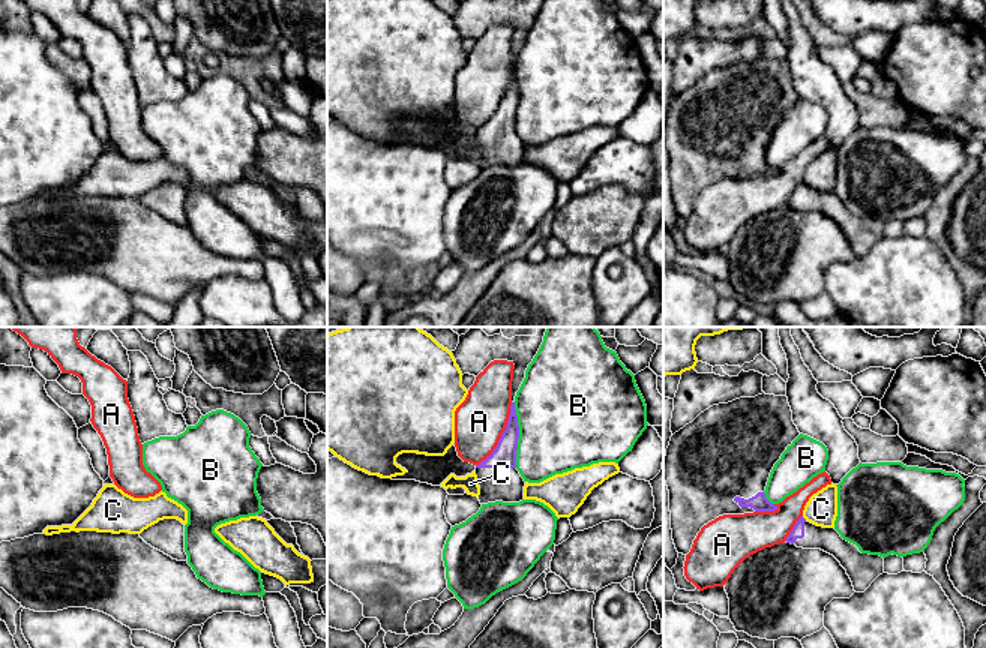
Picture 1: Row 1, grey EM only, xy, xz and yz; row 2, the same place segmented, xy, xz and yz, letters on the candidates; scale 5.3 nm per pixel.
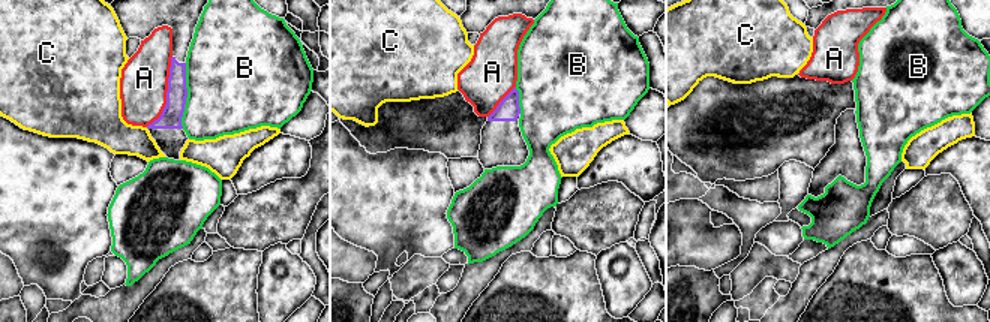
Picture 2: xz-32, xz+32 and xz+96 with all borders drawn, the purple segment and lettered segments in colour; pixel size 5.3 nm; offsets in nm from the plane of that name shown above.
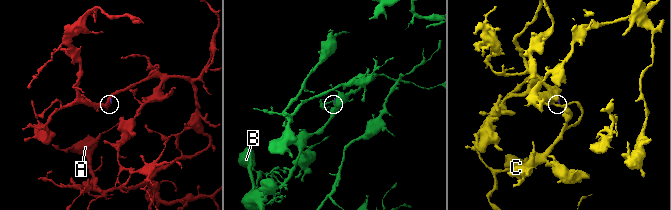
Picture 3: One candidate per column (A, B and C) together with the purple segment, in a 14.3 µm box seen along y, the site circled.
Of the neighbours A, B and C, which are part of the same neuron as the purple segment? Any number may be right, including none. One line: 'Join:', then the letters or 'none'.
Join: none

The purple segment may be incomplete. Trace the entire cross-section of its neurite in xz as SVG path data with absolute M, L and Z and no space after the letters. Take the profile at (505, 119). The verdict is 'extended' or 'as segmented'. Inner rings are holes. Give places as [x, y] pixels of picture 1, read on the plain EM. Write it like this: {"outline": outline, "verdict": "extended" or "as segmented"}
{"outline": "M512 66L507 90L497 111L485 124L476 129L480 168L519 166L524 164L525 146L516 134L518 102L518 80L515 66Z", "verdict": "extended"}

